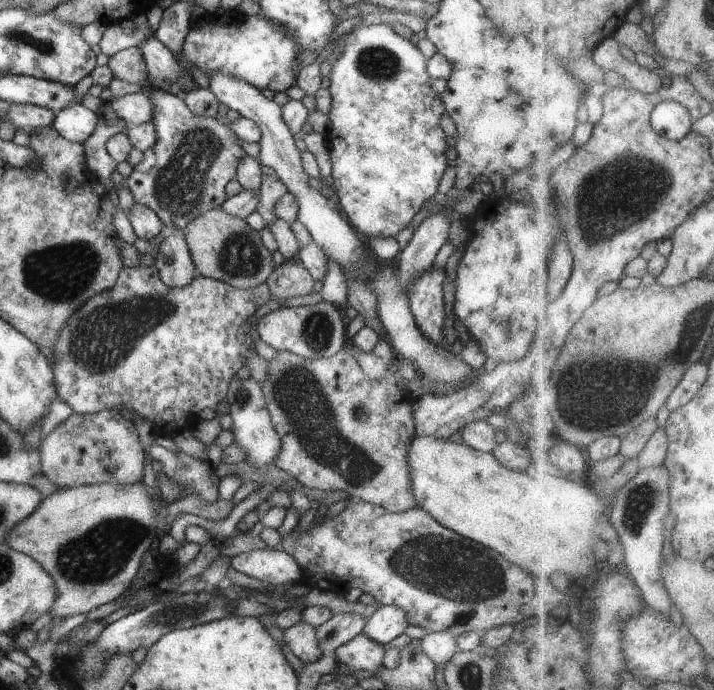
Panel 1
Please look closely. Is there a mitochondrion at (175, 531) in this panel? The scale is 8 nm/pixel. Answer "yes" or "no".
no

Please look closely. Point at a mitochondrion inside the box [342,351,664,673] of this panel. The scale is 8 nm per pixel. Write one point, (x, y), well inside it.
(465, 575)

